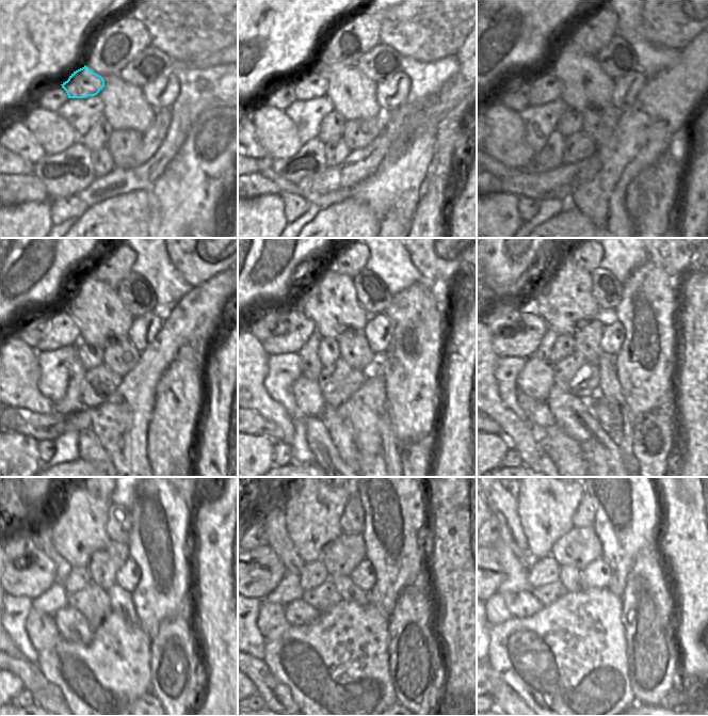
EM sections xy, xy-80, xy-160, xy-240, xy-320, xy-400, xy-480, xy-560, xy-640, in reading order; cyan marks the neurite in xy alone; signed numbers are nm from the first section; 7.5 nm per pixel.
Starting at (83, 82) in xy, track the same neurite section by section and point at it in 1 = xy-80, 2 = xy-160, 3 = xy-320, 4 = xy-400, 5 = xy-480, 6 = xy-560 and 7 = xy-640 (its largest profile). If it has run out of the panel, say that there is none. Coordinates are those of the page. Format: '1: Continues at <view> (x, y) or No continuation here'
1: Continues at xy-80 (311, 84)
2: Continues at xy-160 (545, 88)
3: Continues at xy-320 (292, 331)
4: Continues at xy-400 (523, 338)
5: Continues at xy-480 (30, 575)
6: Continues at xy-560 (259, 571)
7: Continues at xy-640 (498, 576)

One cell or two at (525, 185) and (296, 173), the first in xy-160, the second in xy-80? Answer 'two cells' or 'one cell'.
two cells

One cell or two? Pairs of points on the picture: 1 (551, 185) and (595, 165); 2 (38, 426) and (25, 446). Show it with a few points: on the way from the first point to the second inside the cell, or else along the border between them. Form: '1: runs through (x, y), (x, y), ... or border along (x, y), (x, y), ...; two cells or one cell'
1: runs through (562, 181), (584, 171); one cell
2: border along (11, 430), (28, 434), (37, 441); two cells

